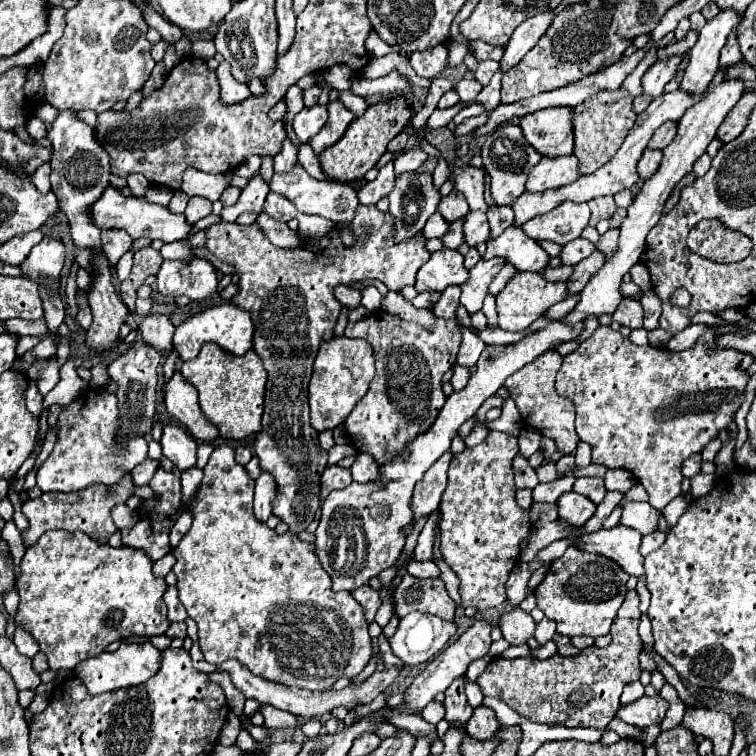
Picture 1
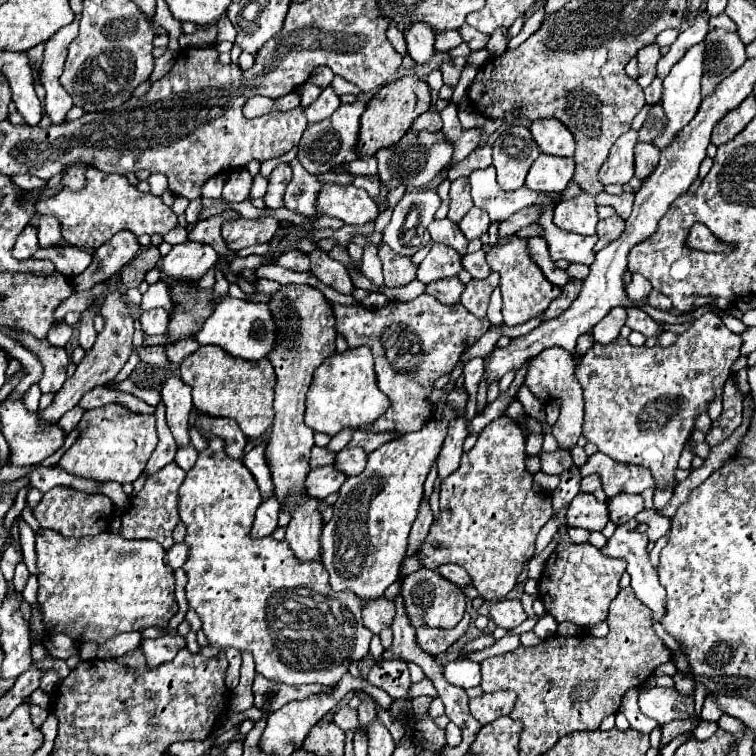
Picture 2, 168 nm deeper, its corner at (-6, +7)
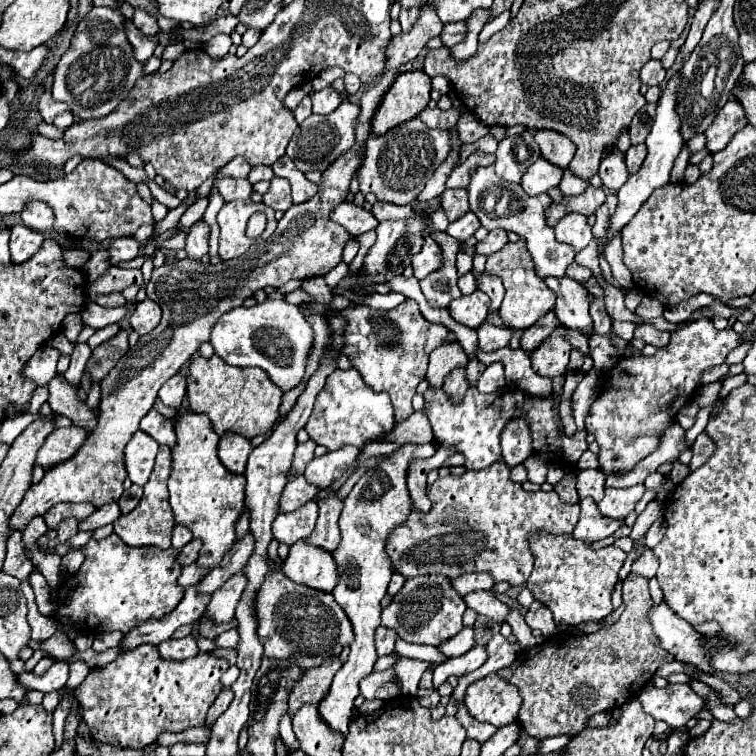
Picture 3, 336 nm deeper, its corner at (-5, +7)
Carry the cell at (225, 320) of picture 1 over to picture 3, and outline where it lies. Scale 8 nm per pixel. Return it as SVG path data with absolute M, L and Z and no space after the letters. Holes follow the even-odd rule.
M267 300L253 308L239 306L221 316L211 332L211 344L215 354L229 366L249 368L257 366L269 374L269 380L283 392L295 388L305 374L307 354L313 346L313 328L299 312L297 306L285 300Z

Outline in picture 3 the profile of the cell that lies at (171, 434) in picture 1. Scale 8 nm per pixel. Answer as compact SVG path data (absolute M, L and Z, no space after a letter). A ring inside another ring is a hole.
M175 374L173 378L169 378L159 390L159 400L175 408L181 406L183 396L185 396L185 376L183 374Z

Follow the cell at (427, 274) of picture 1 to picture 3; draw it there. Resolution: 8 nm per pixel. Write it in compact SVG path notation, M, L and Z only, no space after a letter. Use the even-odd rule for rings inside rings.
M431 236L425 238L421 250L413 256L411 266L415 270L415 278L417 280L429 276L431 272L435 272L441 266L441 250L439 250L437 242Z

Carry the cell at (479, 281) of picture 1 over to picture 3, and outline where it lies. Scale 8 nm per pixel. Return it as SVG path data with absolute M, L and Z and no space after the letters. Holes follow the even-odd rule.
M475 290L469 296L461 296L449 304L451 318L469 328L479 328L481 322L485 322L487 312L489 312L489 298L481 290Z

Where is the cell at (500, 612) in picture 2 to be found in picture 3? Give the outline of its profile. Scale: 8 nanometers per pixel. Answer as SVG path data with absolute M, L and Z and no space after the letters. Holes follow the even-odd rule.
M469 592L463 596L467 608L475 610L477 614L487 616L489 620L495 622L505 622L505 616L509 614L507 604L503 604L497 596L493 596L493 592Z

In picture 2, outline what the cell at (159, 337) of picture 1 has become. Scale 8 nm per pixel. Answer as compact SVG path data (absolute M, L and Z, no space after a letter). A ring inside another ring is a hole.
M154 308L154 310L142 312L140 324L142 324L142 330L144 330L148 336L166 334L166 332L168 332L168 318L170 318L170 314L168 314L164 308Z

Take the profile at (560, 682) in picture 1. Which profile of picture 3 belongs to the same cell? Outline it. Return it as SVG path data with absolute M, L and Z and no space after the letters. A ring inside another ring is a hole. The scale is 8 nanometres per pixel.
M629 574L623 582L623 602L625 612L613 626L587 636L555 634L541 646L520 654L511 666L499 670L503 678L519 688L523 696L519 724L527 732L531 730L533 738L579 734L593 714L637 698L643 686L651 682L655 670L665 662L673 662L673 656L655 638L651 622L647 622L647 610L651 608L649 580Z

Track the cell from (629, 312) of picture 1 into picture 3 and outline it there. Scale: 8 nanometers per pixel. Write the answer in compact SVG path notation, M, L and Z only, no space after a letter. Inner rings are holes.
M641 324L635 328L635 338L641 338L645 344L651 344L655 348L665 348L669 342L669 332L661 332L651 324Z

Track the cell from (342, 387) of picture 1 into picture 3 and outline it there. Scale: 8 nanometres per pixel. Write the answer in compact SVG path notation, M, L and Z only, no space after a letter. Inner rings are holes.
M351 368L351 370L335 370L327 378L325 388L317 394L315 408L309 416L305 430L317 444L325 446L327 450L339 450L343 446L361 448L367 442L381 440L379 436L389 434L393 426L395 420L389 394L371 390L371 386L367 386L363 378L355 372L355 368Z

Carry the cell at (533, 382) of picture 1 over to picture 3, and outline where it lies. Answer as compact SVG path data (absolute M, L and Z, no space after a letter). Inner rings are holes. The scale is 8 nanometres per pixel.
M555 328L551 336L547 336L535 352L531 352L531 366L541 376L561 376L565 372L565 366L569 364L569 352L569 340L565 338L561 328Z

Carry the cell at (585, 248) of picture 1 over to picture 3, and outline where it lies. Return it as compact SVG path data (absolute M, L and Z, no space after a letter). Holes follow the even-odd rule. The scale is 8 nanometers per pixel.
M493 164L485 168L477 168L477 172L471 176L469 184L469 204L471 212L477 214L481 226L487 230L503 228L507 232L515 232L527 240L527 250L533 256L537 274L541 278L563 278L565 268L573 262L575 252L571 246L561 244L553 236L553 228L547 226L545 222L545 212L553 200L547 194L539 196L527 196L519 184L511 184L495 174Z

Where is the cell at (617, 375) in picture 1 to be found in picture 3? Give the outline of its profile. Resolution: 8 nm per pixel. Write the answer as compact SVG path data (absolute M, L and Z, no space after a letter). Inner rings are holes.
M703 318L675 330L669 346L665 350L657 350L651 358L621 358L617 366L607 372L609 380L585 418L587 432L591 432L599 444L599 470L603 470L603 474L625 474L641 458L653 452L659 444L661 432L693 398L701 372L709 366L723 364L725 356L737 346L737 332L731 328L719 332Z

